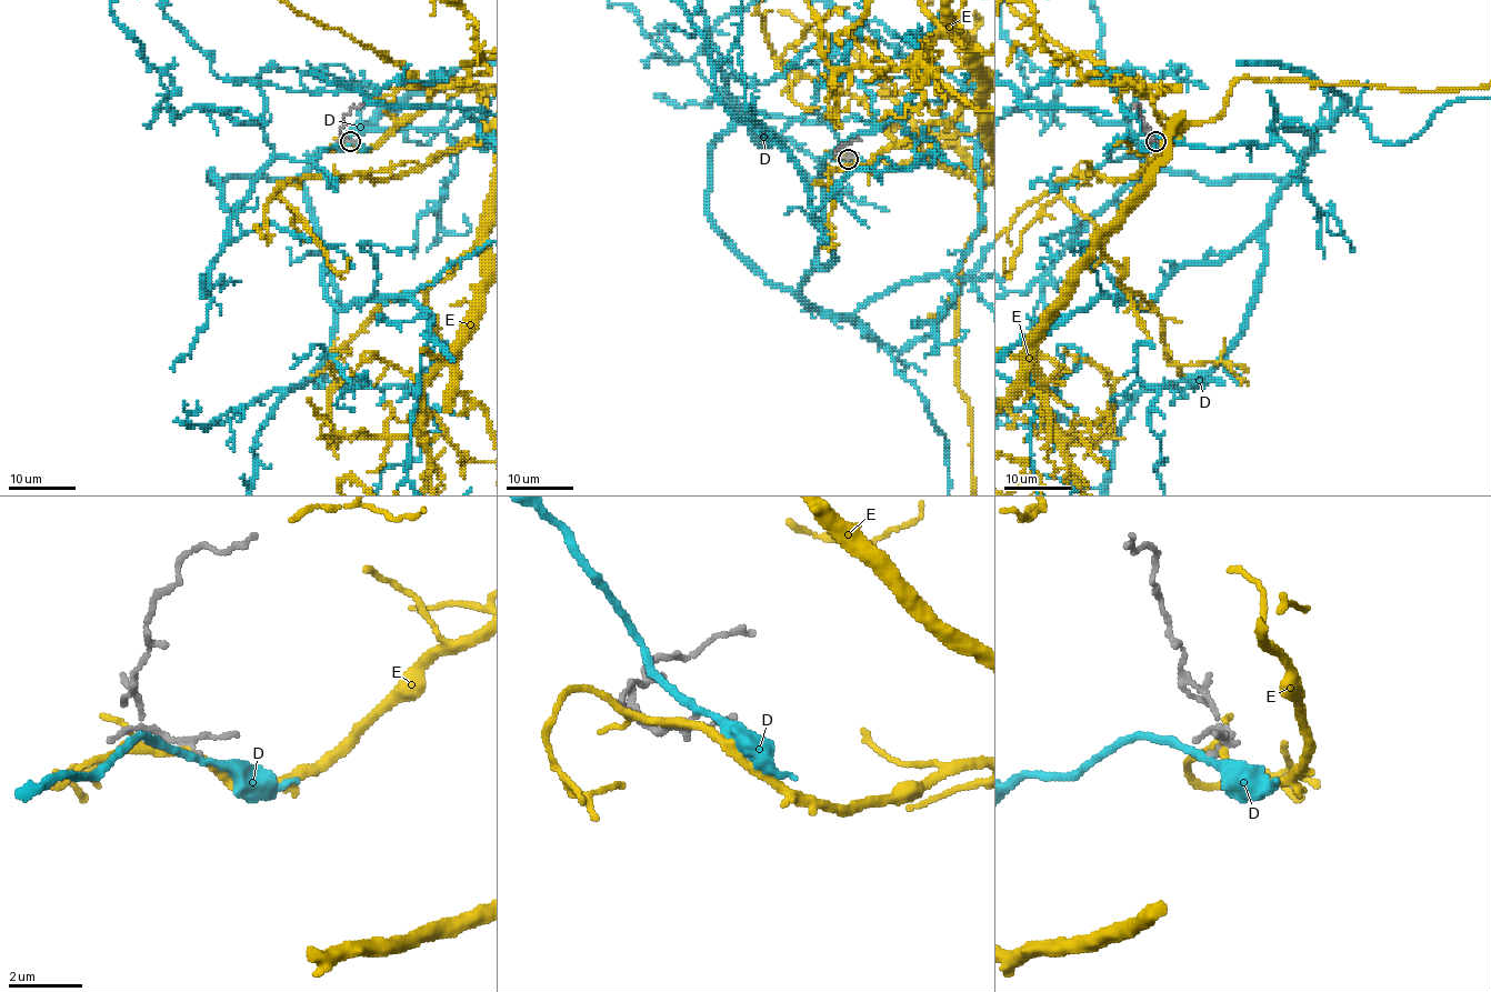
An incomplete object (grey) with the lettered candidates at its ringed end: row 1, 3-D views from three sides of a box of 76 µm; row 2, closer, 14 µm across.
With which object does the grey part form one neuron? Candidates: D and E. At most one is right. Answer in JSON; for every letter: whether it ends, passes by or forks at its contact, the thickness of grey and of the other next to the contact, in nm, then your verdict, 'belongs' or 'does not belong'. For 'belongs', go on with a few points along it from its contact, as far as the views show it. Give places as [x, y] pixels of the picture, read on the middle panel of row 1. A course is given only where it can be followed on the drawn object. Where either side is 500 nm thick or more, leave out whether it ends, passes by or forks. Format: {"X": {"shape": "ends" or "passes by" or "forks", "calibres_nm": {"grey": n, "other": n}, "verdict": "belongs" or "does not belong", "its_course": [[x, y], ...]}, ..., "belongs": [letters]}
{"D": {"shape": "passes by", "calibres_nm": {"grey": 160, "other": 190}, "verdict": "does not belong"}, "E": {"shape": "passes by", "calibres_nm": {"grey": 180, "other": 240}, "verdict": "does not belong"}, "belongs": []}

